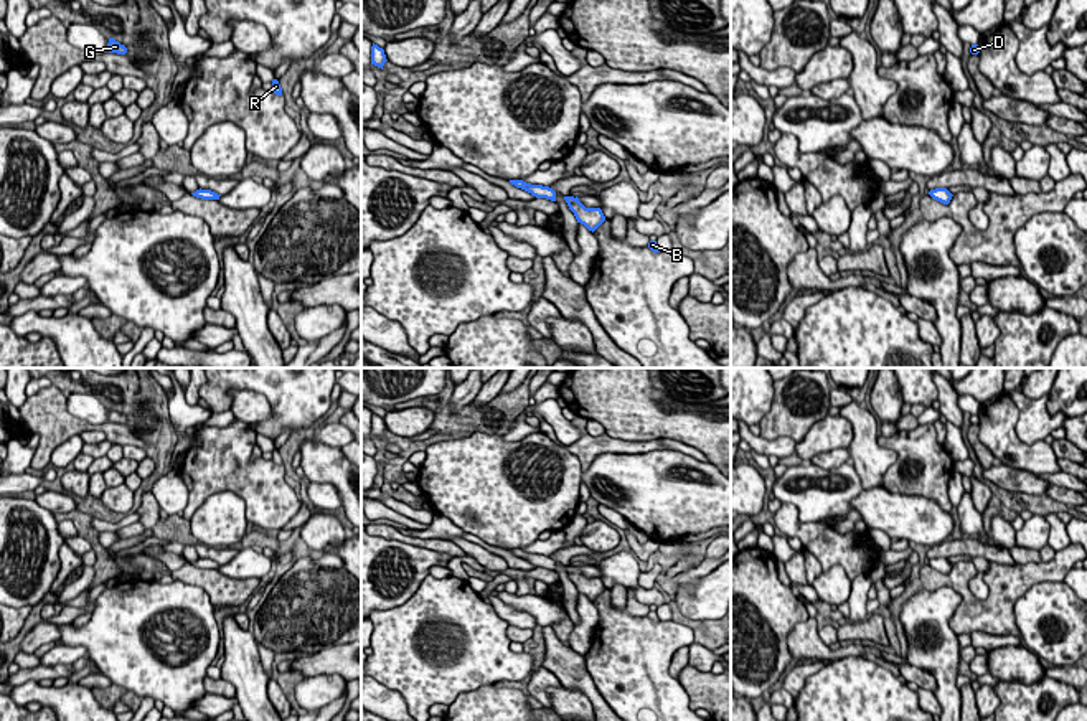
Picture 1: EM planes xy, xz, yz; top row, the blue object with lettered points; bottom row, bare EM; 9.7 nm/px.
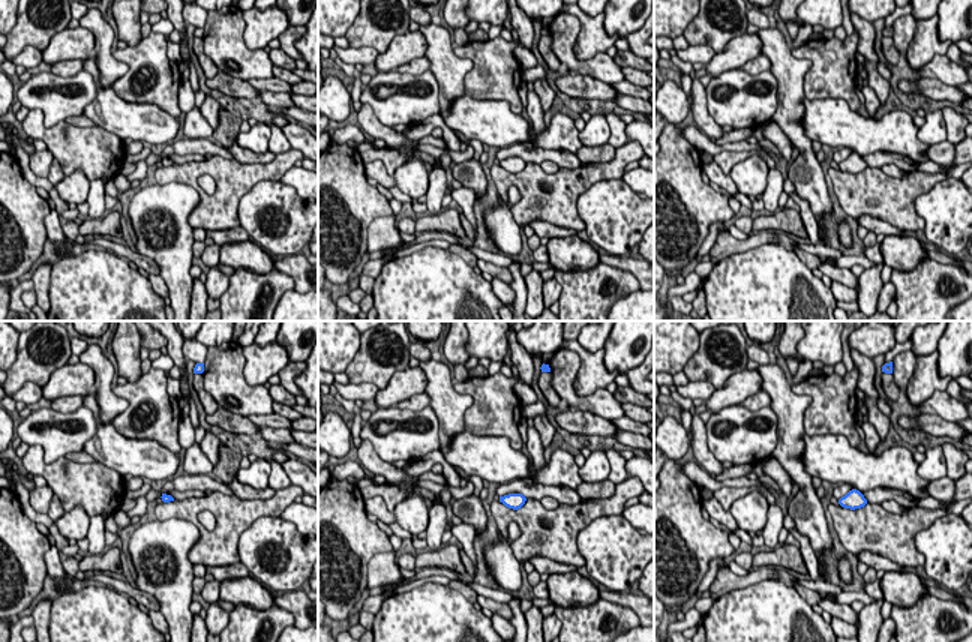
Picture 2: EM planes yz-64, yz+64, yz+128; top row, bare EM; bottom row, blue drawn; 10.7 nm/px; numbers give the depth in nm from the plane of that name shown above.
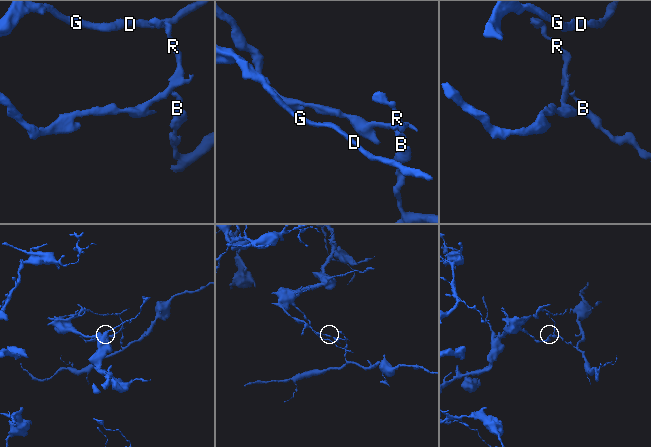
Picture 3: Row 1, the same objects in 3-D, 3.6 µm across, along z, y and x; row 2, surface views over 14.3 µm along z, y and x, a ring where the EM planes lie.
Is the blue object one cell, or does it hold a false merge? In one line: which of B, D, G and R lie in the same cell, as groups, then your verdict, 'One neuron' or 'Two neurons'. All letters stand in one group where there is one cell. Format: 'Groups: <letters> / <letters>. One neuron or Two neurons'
Groups: B R / D G. Two neurons

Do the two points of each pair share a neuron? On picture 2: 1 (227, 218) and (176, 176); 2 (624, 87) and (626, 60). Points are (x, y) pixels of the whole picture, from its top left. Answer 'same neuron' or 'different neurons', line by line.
1: same neuron
2: same neuron

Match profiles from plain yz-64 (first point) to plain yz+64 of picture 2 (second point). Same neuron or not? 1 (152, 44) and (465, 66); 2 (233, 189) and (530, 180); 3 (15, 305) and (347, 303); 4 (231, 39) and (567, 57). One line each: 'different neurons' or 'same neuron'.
1: different neurons
2: same neuron
3: same neuron
4: same neuron

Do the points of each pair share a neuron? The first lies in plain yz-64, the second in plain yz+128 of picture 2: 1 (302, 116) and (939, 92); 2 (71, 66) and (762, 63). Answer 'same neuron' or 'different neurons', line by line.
1: same neuron
2: same neuron

